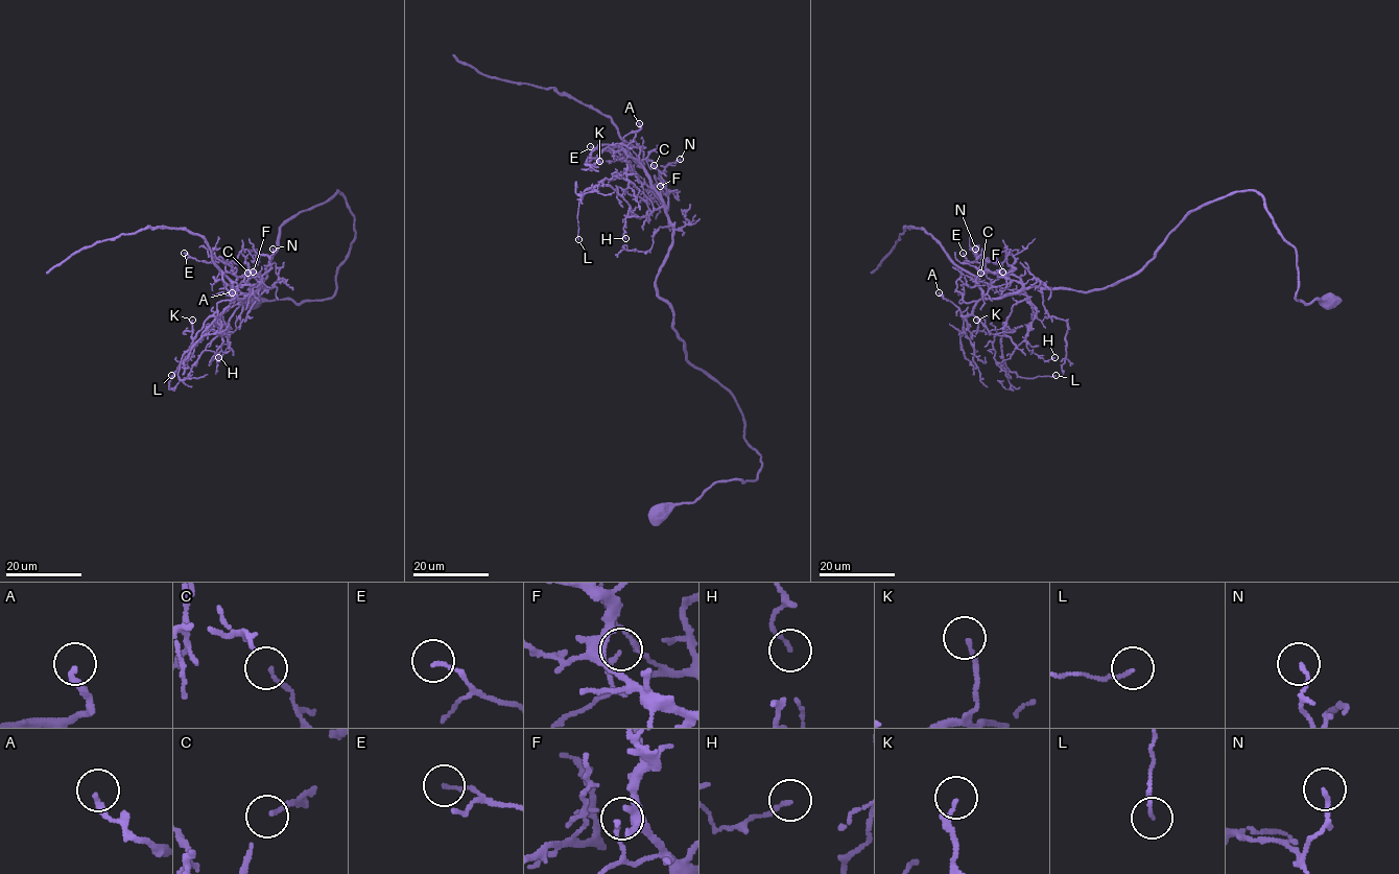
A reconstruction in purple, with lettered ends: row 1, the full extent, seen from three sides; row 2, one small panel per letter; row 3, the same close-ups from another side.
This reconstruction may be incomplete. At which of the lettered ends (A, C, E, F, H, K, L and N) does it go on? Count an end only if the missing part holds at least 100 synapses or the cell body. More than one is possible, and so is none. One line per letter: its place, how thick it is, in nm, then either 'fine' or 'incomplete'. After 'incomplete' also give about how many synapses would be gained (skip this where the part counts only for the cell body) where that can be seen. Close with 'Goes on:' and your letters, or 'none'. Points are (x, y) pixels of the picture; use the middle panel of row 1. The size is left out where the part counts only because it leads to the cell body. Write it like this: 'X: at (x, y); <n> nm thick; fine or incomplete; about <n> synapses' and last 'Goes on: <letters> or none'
A: at (639, 123); 200 nm thick; fine
C: at (654, 165); 90 nm thick; fine
E: at (590, 146); 120 nm thick; fine
F: at (660, 186); 120 nm thick; fine
H: at (625, 238); 120 nm thick; fine
K: at (599, 161); 140 nm thick; fine
L: at (578, 239); 120 nm thick; fine
N: at (680, 159); 120 nm thick; fine
Goes on: none

